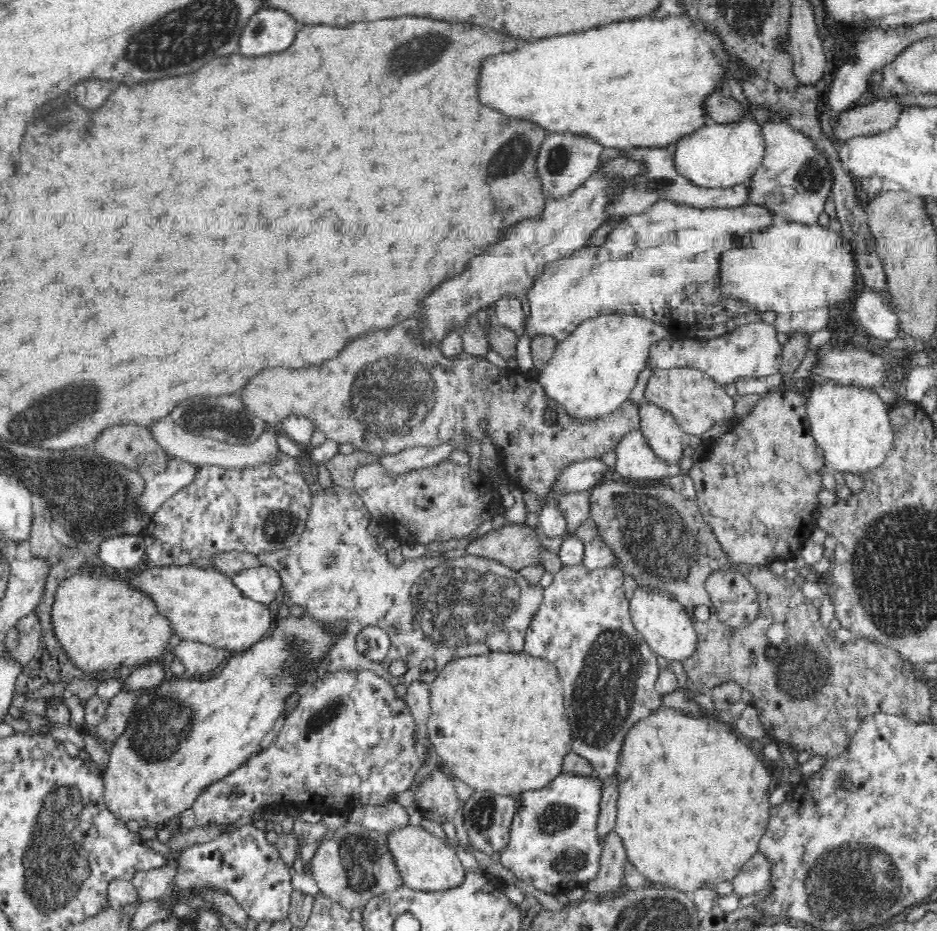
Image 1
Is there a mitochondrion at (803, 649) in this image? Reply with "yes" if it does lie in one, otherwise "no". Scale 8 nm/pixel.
yes

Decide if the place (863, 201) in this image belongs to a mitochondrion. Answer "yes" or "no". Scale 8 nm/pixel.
no

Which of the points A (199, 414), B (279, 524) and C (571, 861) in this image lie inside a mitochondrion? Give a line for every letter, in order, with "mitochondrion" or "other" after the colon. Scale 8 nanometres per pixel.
A: mitochondrion
B: mitochondrion
C: mitochondrion

